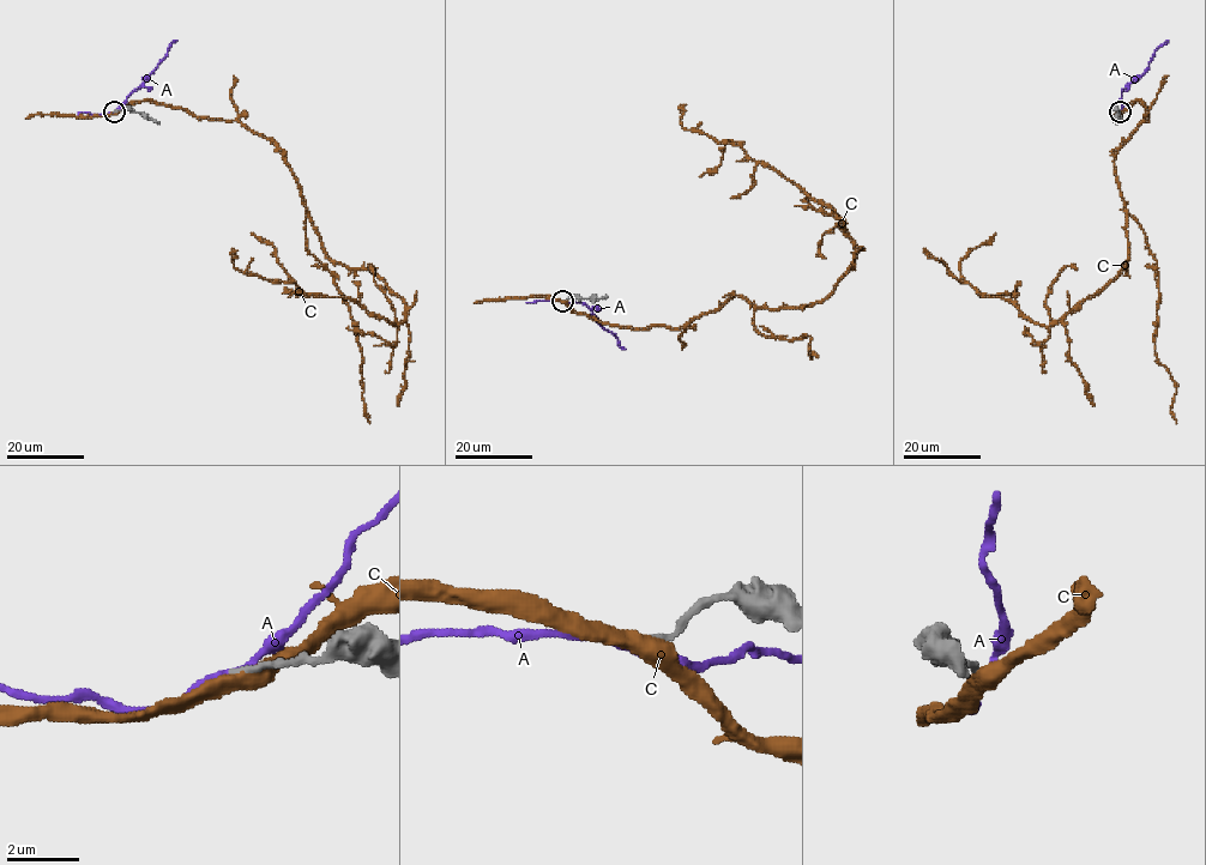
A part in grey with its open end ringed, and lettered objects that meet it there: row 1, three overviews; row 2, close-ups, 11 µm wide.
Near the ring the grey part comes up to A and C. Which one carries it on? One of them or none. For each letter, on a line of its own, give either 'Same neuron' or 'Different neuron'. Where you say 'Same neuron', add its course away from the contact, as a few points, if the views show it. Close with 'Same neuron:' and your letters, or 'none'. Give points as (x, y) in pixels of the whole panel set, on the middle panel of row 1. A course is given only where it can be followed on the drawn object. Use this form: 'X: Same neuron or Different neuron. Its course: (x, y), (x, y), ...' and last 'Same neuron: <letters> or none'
A: Different neuron
C: Different neuron
Same neuron: none

